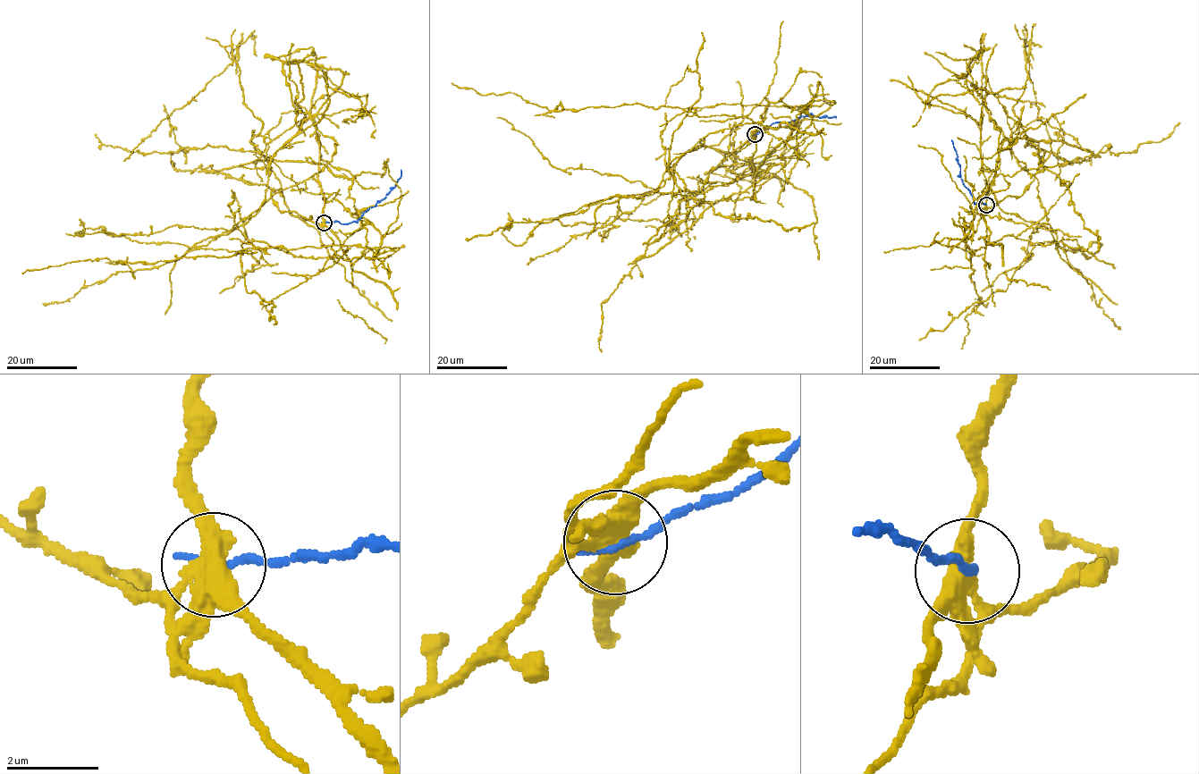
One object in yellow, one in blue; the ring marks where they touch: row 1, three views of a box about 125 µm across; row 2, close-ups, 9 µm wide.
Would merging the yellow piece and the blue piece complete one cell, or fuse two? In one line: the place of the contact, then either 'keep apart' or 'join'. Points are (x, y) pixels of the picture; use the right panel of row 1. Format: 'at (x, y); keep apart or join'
at (986, 205); keep apart

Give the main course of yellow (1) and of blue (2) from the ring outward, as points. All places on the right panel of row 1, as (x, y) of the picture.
1: (986, 205), (986, 222), (981, 200), (965, 225), (982, 302), (965, 317), (970, 331), (960, 349)
2: (986, 205), (979, 201), (975, 204), (963, 183), (951, 139)

